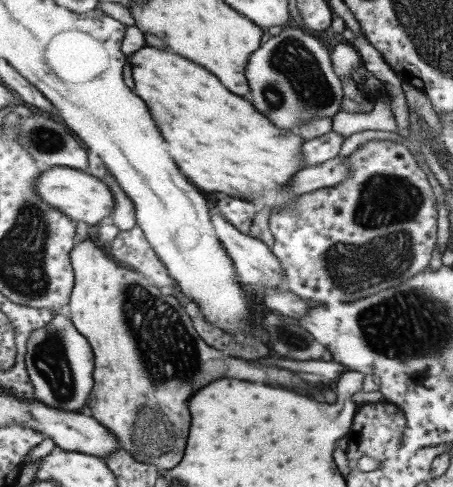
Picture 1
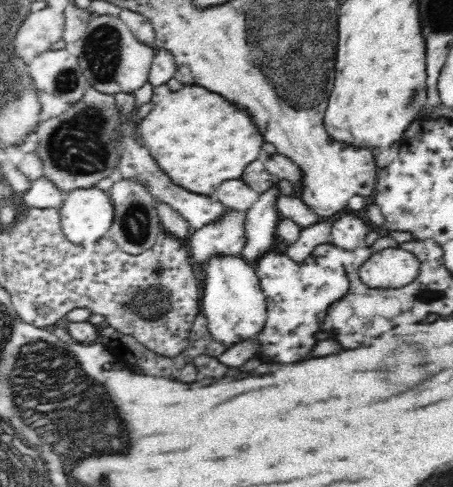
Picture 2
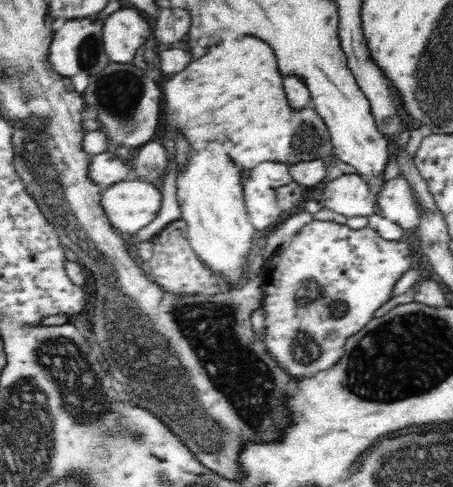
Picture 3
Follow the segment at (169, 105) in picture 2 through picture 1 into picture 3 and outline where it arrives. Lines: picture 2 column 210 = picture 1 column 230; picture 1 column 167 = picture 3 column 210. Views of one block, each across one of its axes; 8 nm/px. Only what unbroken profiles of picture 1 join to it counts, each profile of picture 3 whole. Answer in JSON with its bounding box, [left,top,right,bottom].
[164,35,332,170]

